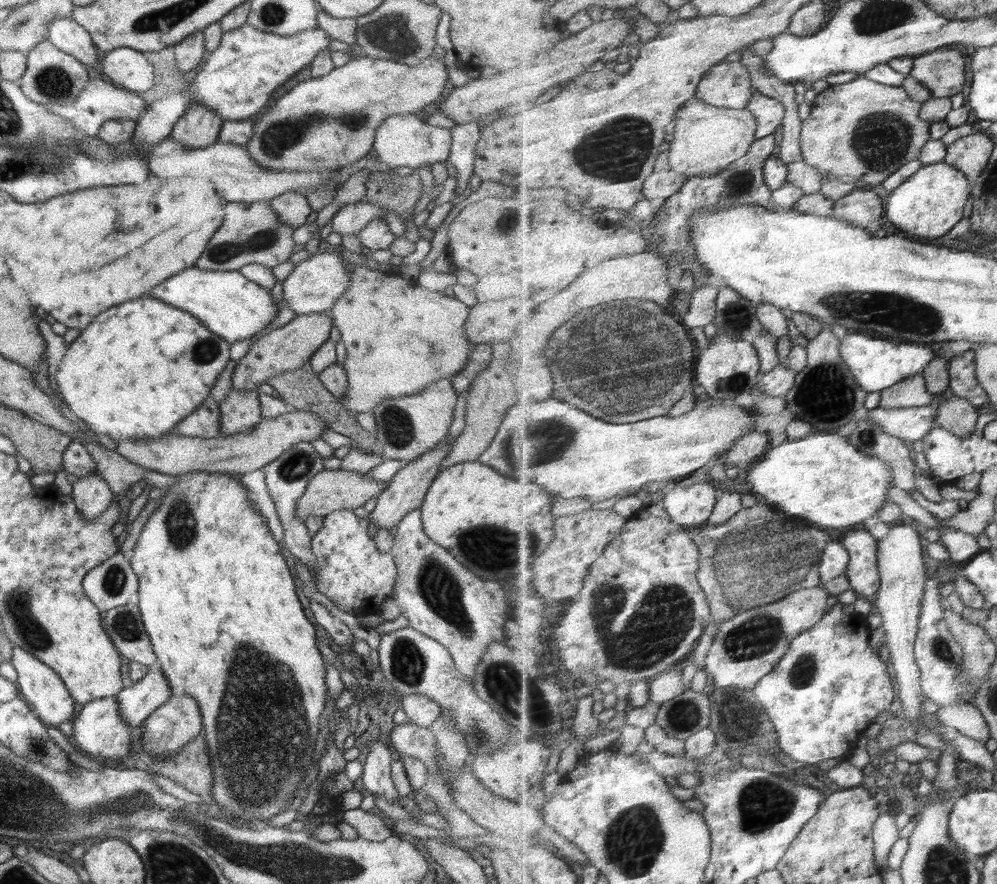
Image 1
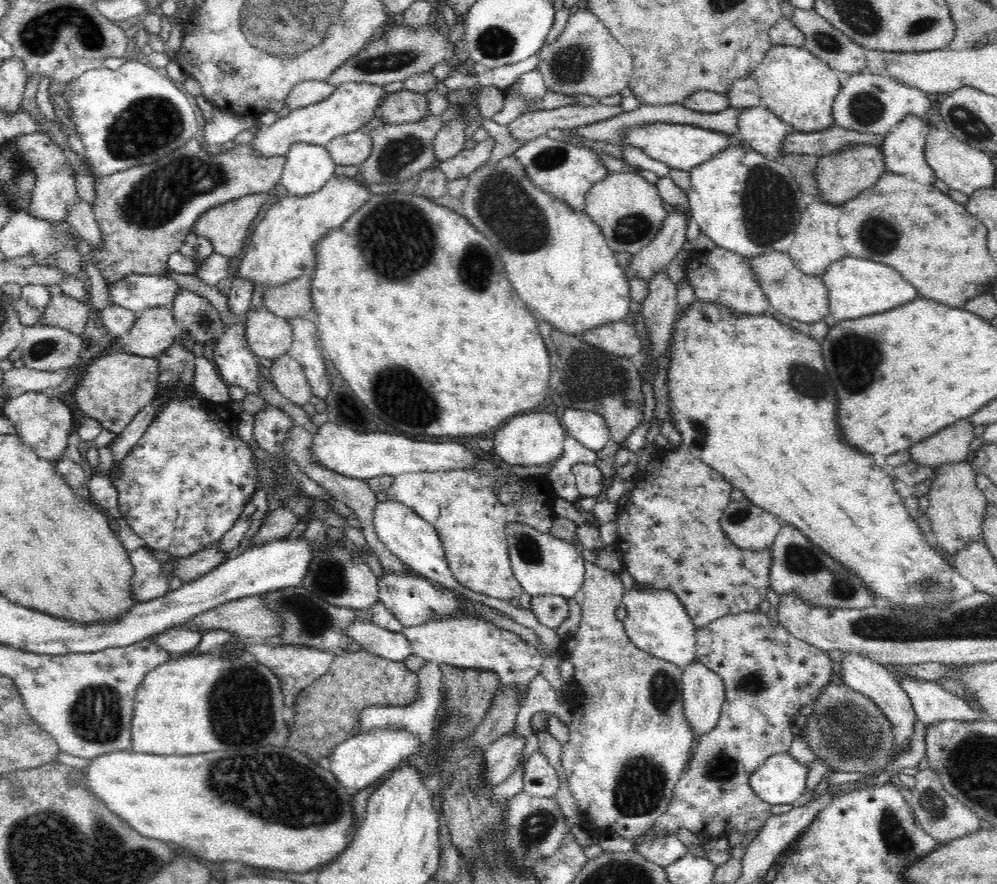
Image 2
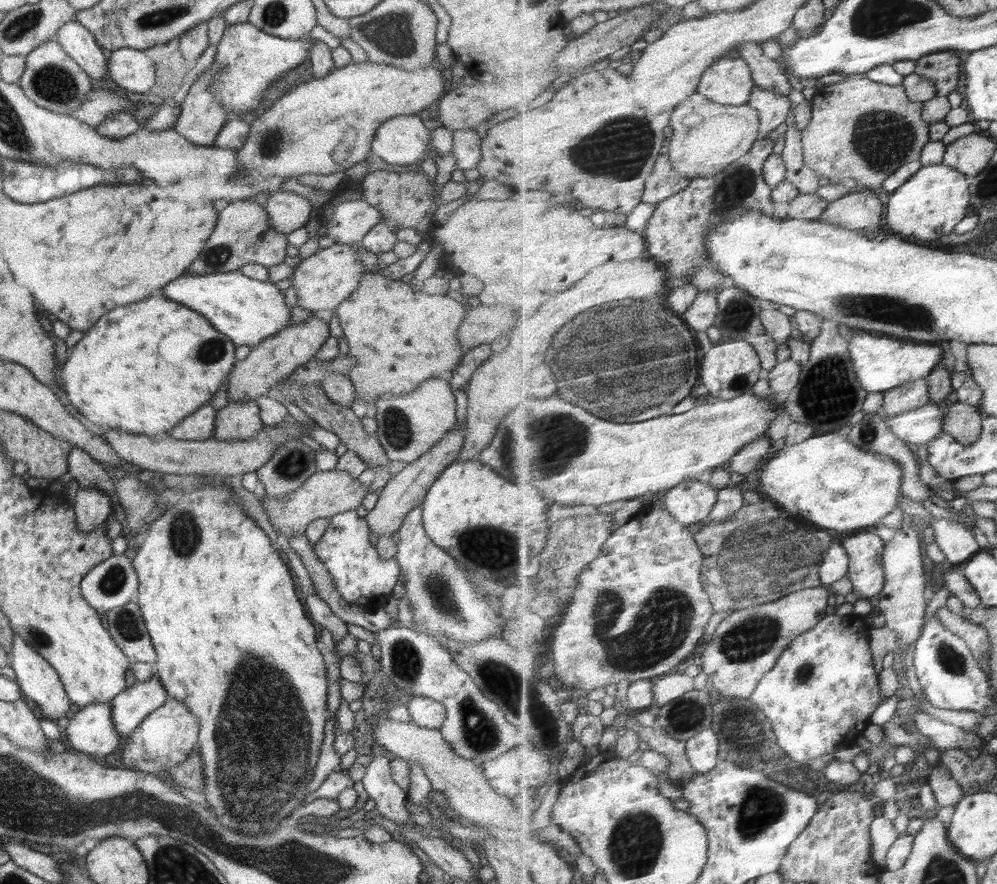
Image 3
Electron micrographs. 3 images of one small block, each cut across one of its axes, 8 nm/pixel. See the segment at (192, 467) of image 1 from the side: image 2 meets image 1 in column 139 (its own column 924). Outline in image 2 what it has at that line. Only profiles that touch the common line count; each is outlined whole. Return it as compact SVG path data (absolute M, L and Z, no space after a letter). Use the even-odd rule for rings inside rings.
M960 419L960 422L911 446L911 460L918 465L934 468L967 460L968 446L975 438L974 429L968 419Z

